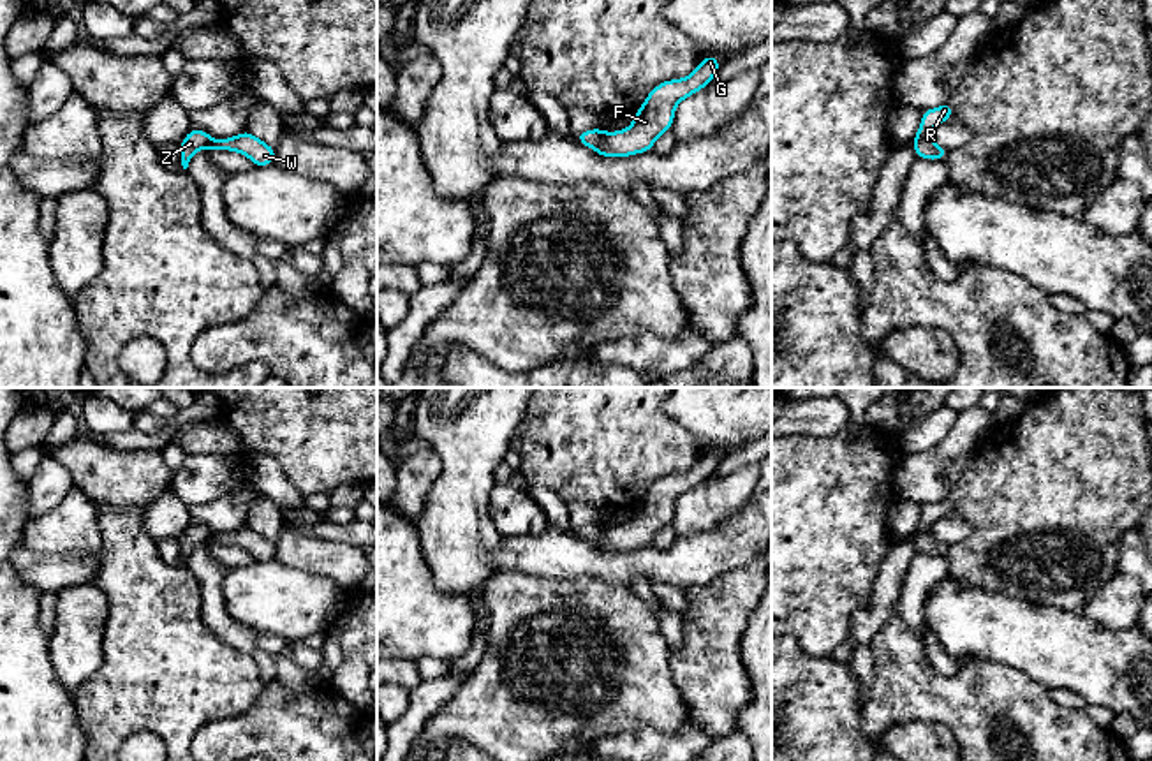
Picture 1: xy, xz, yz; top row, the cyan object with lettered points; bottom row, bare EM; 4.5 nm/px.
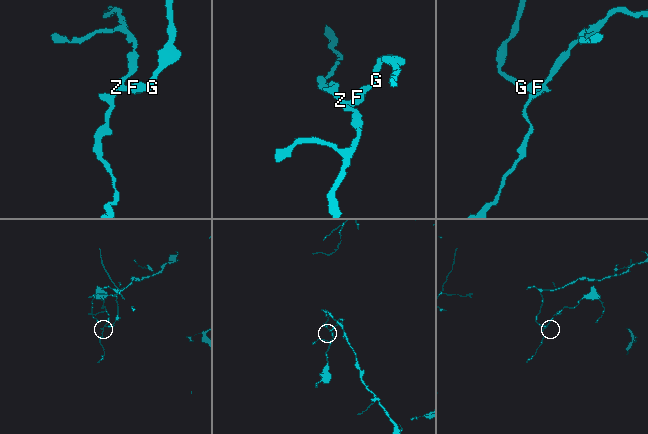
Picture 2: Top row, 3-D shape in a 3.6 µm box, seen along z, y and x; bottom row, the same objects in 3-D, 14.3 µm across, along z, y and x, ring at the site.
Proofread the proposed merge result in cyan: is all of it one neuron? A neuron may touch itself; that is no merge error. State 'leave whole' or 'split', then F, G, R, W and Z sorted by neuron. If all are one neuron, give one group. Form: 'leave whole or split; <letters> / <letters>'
split; F G W / R Z

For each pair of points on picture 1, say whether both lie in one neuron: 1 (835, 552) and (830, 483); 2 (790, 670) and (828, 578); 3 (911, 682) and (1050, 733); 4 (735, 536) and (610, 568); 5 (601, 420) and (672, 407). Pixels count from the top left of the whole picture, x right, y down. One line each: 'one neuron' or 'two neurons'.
1: one neuron
2: two neurons
3: one neuron
4: one neuron
5: two neurons

